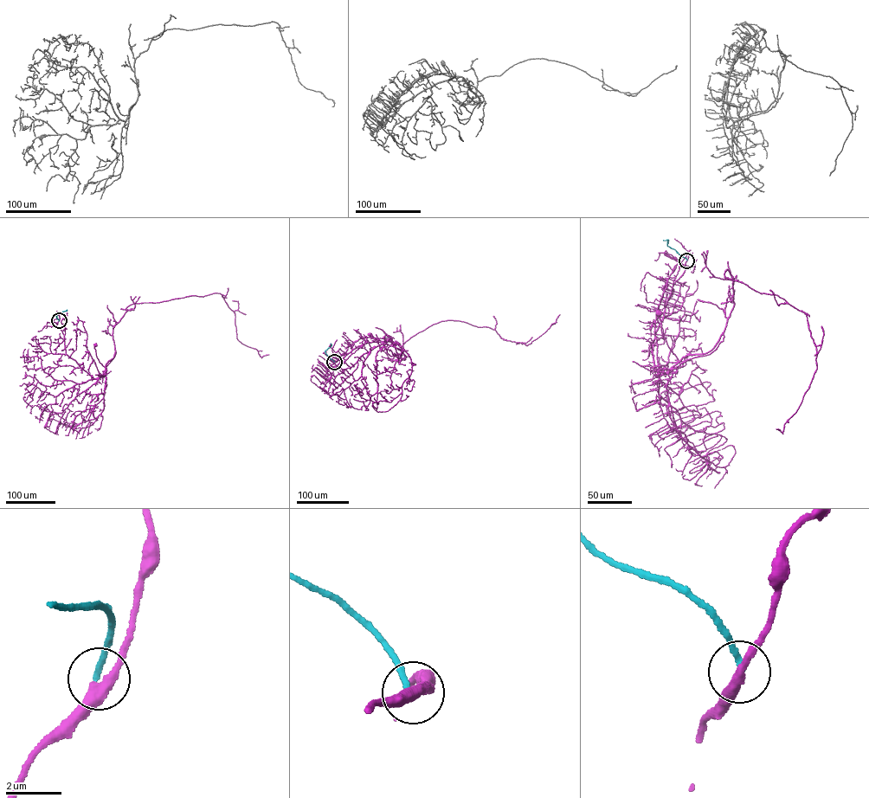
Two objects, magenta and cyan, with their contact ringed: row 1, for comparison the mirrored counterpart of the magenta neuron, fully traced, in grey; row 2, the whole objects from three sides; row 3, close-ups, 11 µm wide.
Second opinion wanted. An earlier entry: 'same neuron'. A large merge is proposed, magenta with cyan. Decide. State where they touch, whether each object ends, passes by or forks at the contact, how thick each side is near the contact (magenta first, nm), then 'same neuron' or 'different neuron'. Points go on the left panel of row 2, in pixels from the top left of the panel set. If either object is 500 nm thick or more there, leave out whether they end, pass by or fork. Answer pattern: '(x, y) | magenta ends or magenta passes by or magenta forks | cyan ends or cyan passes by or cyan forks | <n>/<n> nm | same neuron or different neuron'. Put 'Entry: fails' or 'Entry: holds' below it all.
(59, 320) | magenta passes by | cyan ends | 380/200 nm | same neuron
Entry: holds

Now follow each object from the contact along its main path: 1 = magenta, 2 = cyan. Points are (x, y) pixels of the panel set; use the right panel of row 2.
1: (686, 260), (655, 333), (652, 351), (660, 376), (678, 360), (663, 335), (658, 313)
2: (687, 260), (667, 246), (667, 240), (663, 240)

